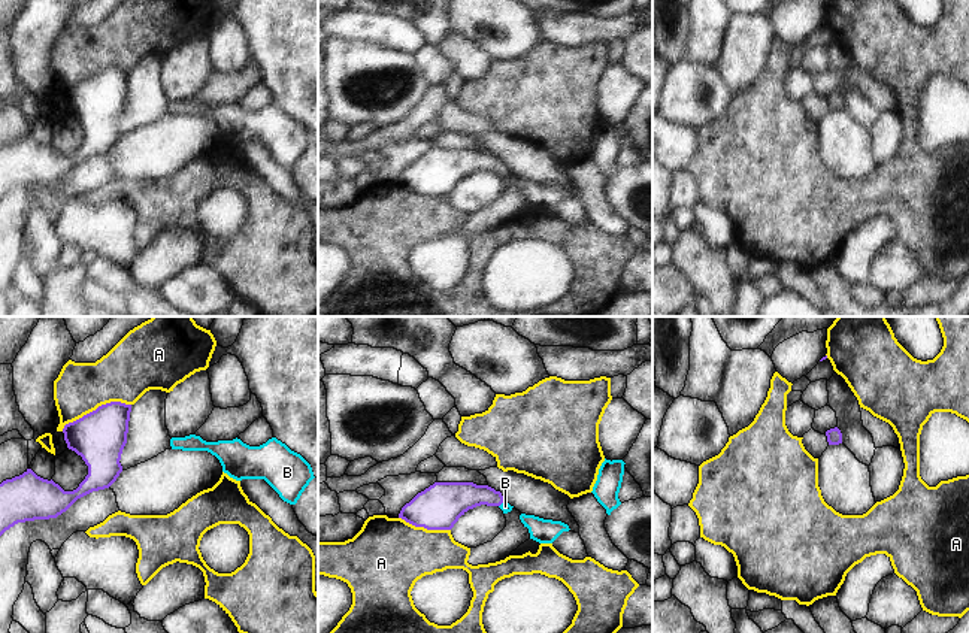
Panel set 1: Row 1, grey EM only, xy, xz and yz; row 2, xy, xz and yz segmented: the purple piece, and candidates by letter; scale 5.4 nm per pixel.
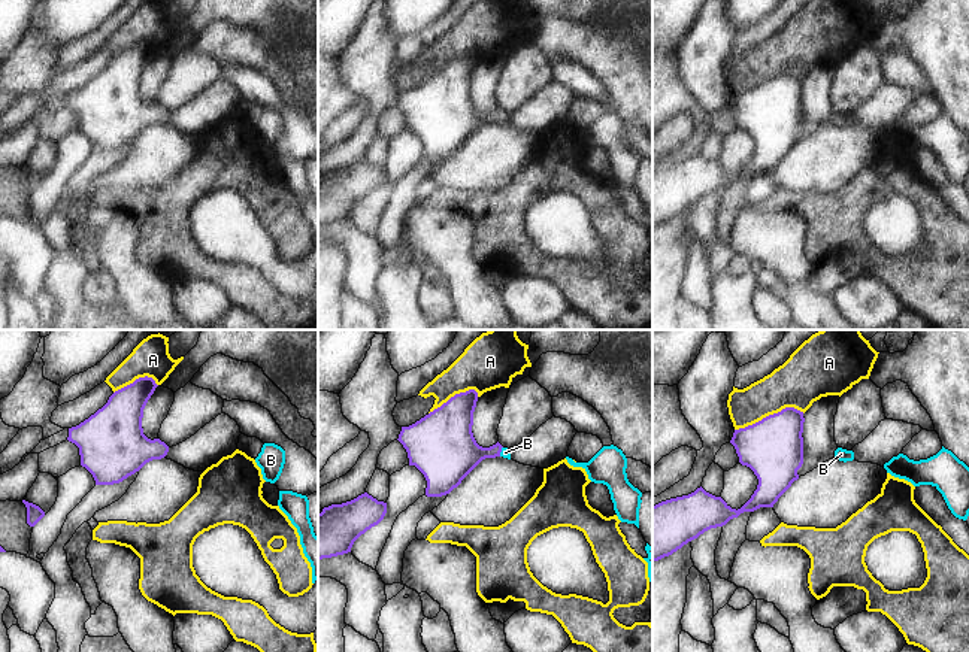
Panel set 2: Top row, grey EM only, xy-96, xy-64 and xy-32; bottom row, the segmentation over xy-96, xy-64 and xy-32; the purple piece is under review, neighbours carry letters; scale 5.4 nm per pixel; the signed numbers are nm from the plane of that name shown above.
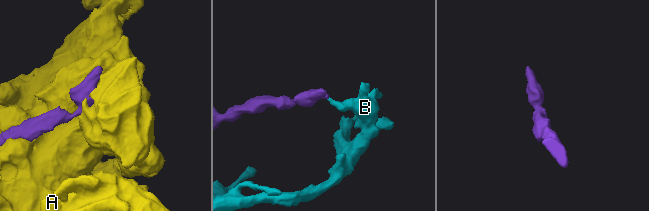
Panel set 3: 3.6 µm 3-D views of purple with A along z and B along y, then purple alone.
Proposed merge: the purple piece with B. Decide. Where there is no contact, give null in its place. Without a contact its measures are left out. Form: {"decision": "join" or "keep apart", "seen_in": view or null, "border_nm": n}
{"decision": "join", "seen_in": "xz", "border_nm": 40}

